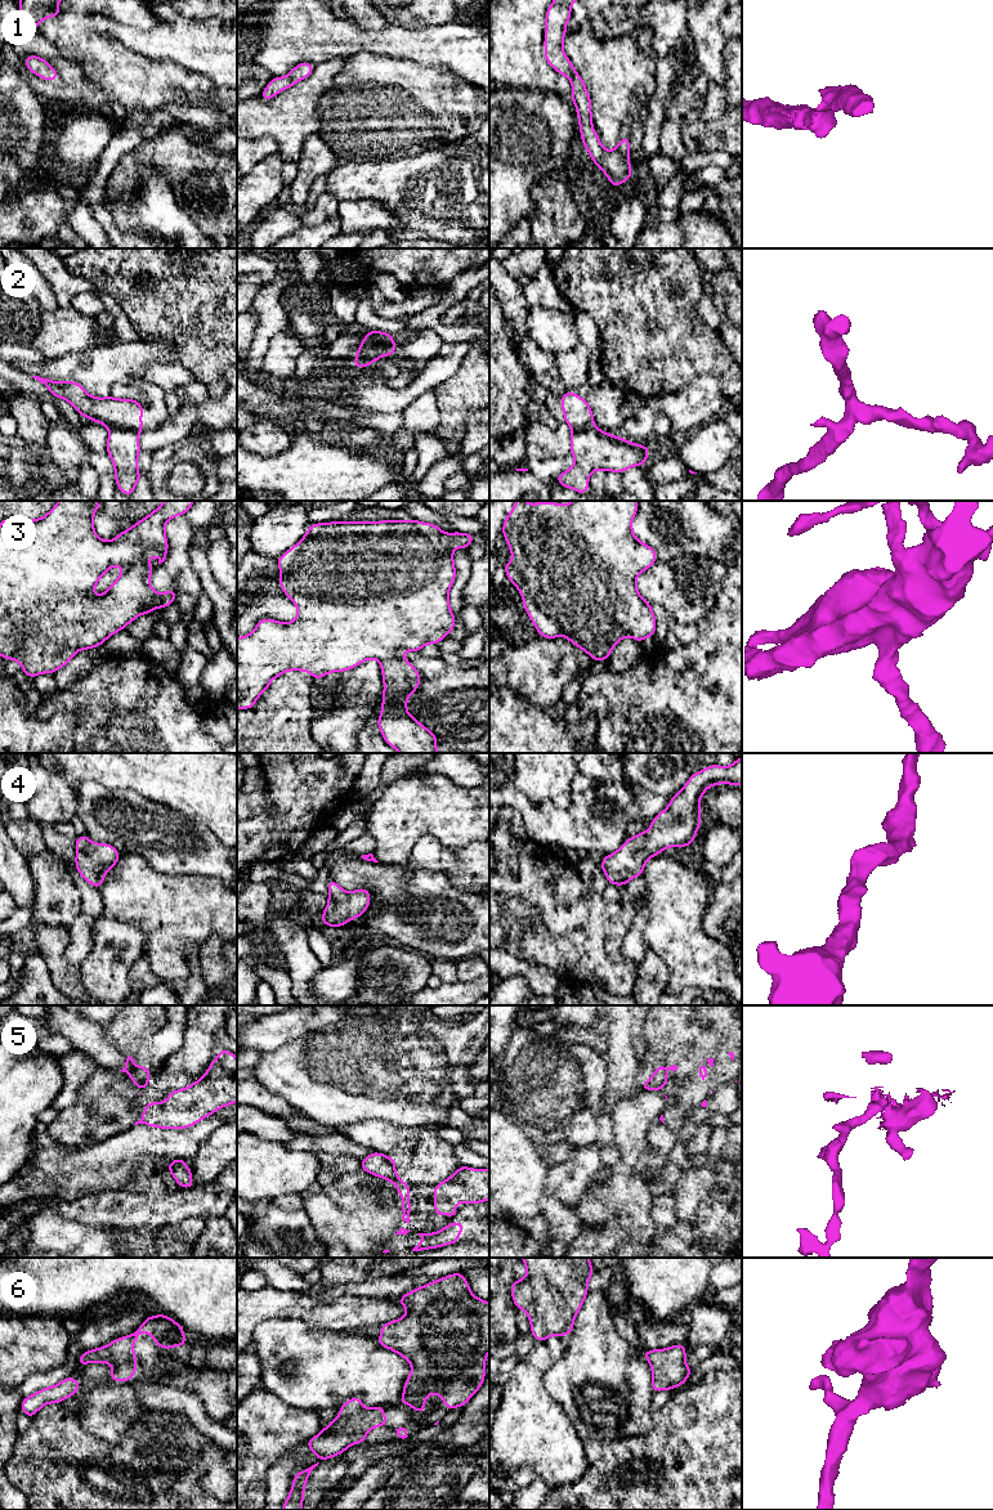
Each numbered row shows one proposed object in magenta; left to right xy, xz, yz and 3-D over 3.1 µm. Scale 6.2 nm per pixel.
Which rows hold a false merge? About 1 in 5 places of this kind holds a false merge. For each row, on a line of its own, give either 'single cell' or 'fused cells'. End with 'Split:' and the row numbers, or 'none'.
1: single cell
2: fused cells
3: single cell
4: single cell
5: fused cells
6: single cell
Split: 2, 5

